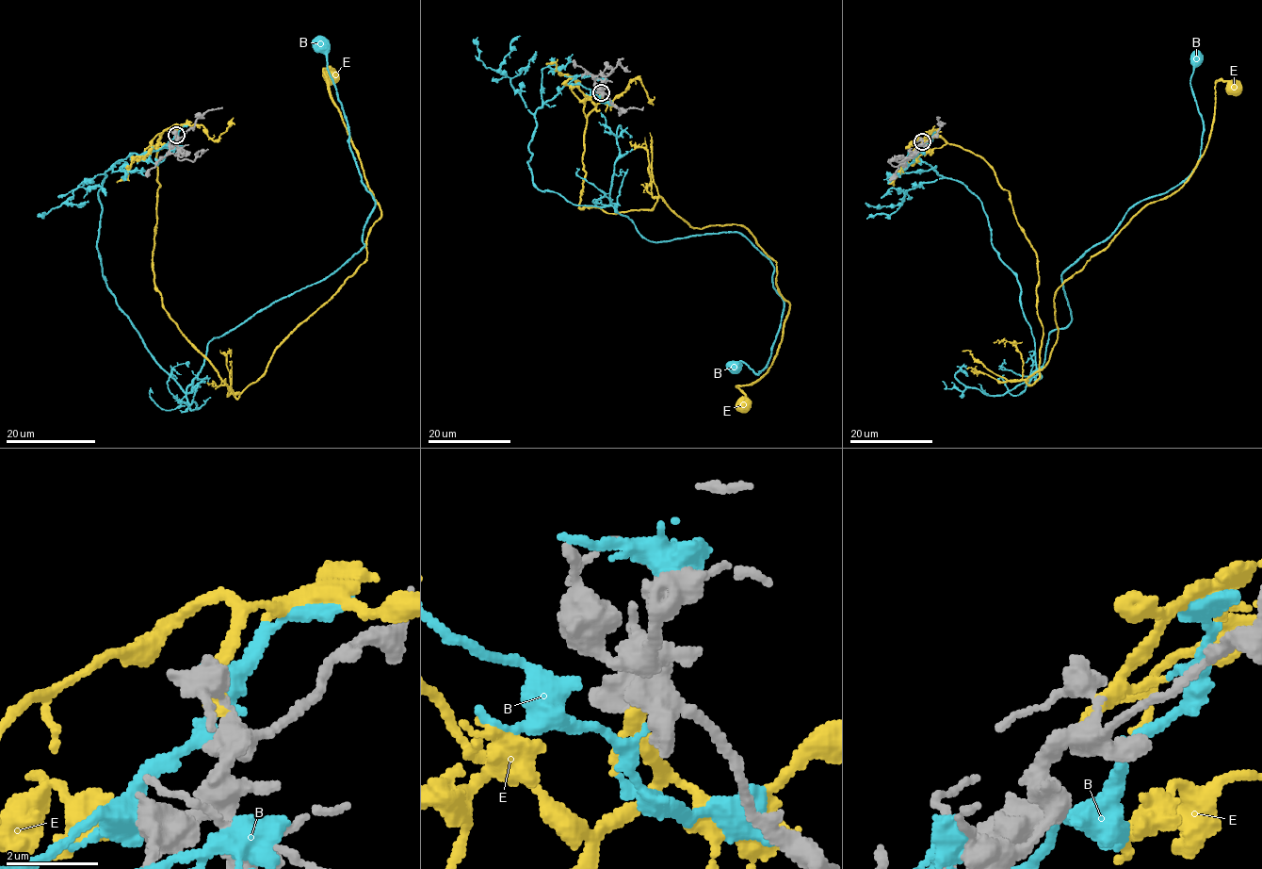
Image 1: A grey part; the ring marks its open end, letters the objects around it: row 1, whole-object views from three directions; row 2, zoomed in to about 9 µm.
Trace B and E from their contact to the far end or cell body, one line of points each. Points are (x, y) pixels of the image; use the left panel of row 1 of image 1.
B: (177, 138), (106, 171), (97, 251), (119, 309), (190, 392), (213, 338), (364, 245), (375, 203), (321, 42)
E: (176, 135), (177, 125), (161, 135), (155, 158), (154, 288), (237, 398), (366, 259), (381, 217), (330, 75)

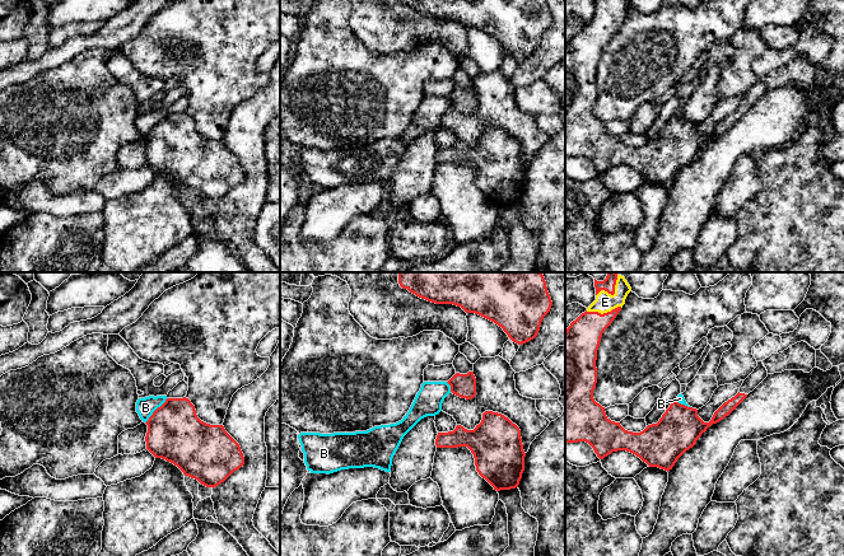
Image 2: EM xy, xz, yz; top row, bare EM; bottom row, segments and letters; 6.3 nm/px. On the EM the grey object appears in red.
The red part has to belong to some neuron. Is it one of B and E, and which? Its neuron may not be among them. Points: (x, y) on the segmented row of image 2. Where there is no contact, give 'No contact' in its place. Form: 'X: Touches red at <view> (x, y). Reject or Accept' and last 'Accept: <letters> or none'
B: Touches red at xy (154, 411). Reject
E: Touches red at yz (604, 313). Accept
Accept: E

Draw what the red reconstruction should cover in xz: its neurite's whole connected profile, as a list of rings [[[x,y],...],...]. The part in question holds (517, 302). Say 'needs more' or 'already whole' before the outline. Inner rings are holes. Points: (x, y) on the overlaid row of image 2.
already whole | [[[398,272],[398,284],[421,299],[453,304],[494,322],[518,345],[537,336],[552,305],[541,272]]]

